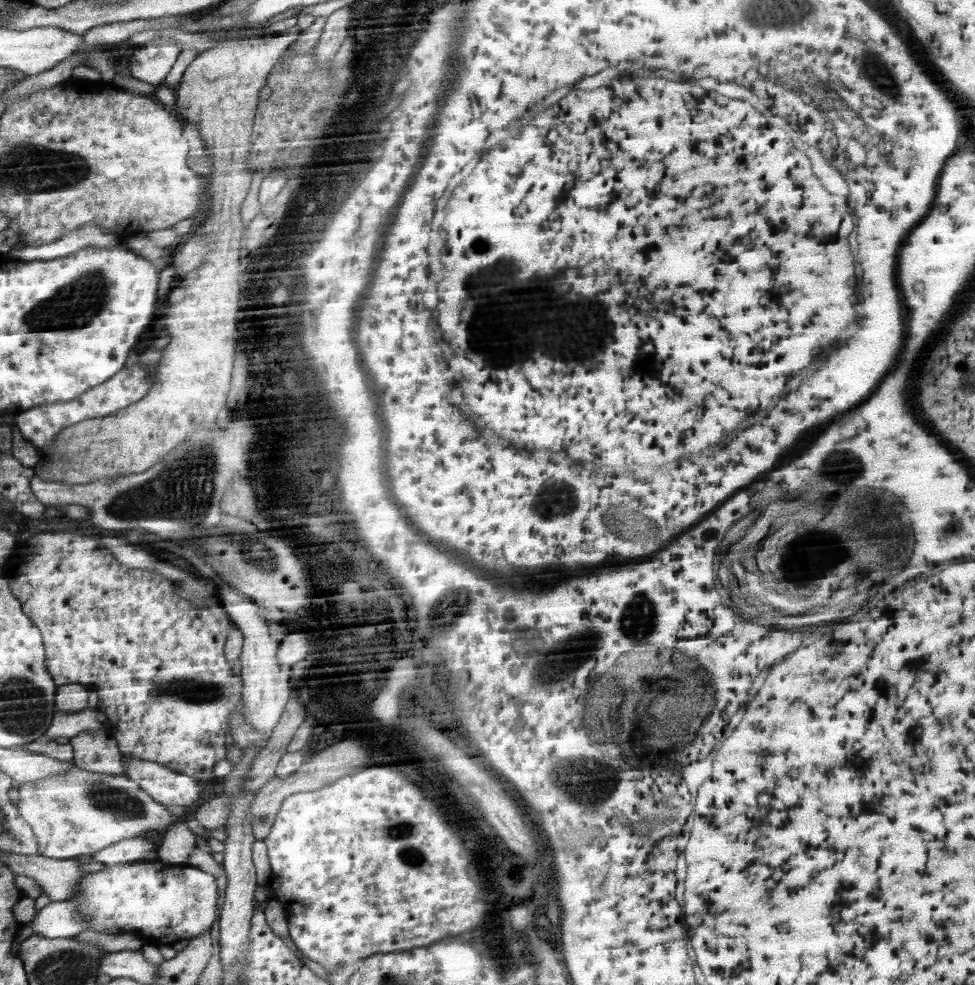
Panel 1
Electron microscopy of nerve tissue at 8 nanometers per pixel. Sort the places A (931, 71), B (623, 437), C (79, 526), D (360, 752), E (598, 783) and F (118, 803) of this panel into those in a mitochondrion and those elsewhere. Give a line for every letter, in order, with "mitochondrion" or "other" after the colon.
A: other
B: other
C: other
D: other
E: mitochondrion
F: mitochondrion

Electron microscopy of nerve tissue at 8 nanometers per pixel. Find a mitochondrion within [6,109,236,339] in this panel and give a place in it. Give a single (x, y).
(75, 304)

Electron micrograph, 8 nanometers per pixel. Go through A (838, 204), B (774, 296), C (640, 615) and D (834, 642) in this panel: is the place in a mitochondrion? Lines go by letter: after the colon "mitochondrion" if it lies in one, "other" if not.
A: other
B: other
C: mitochondrion
D: other

